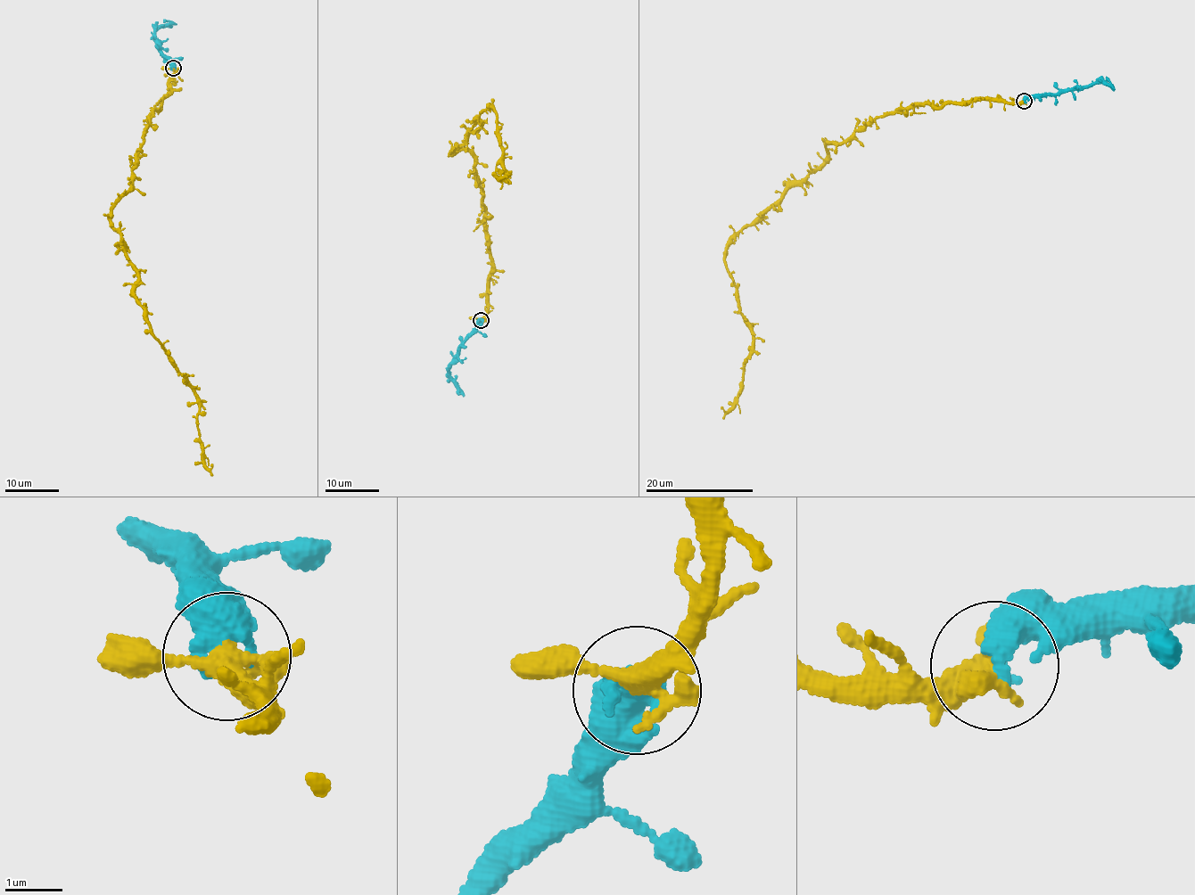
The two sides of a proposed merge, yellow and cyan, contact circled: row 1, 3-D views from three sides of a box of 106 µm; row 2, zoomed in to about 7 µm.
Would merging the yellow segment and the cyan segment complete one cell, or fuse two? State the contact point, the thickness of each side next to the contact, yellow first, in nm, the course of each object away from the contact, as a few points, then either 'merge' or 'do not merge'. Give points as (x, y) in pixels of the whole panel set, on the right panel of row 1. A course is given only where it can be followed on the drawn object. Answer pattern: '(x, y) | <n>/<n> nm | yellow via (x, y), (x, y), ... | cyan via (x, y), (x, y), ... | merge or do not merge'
(1024, 101) | 360/600 nm | yellow via (1025, 101), (885, 112), (825, 147), (827, 159), (733, 238), (725, 264), (753, 340), (737, 402), (721, 406) | cyan via (1025, 100), (1083, 88), (1092, 82), (1104, 83), (1114, 90) | merge

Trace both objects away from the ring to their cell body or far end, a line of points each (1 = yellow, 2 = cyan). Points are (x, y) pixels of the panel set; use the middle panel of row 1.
1: (481, 320), (491, 268), (483, 191), (474, 156), (452, 150), (491, 105), (505, 171), (498, 181), (509, 171)
2: (481, 320), (449, 369), (450, 381), (464, 396)

